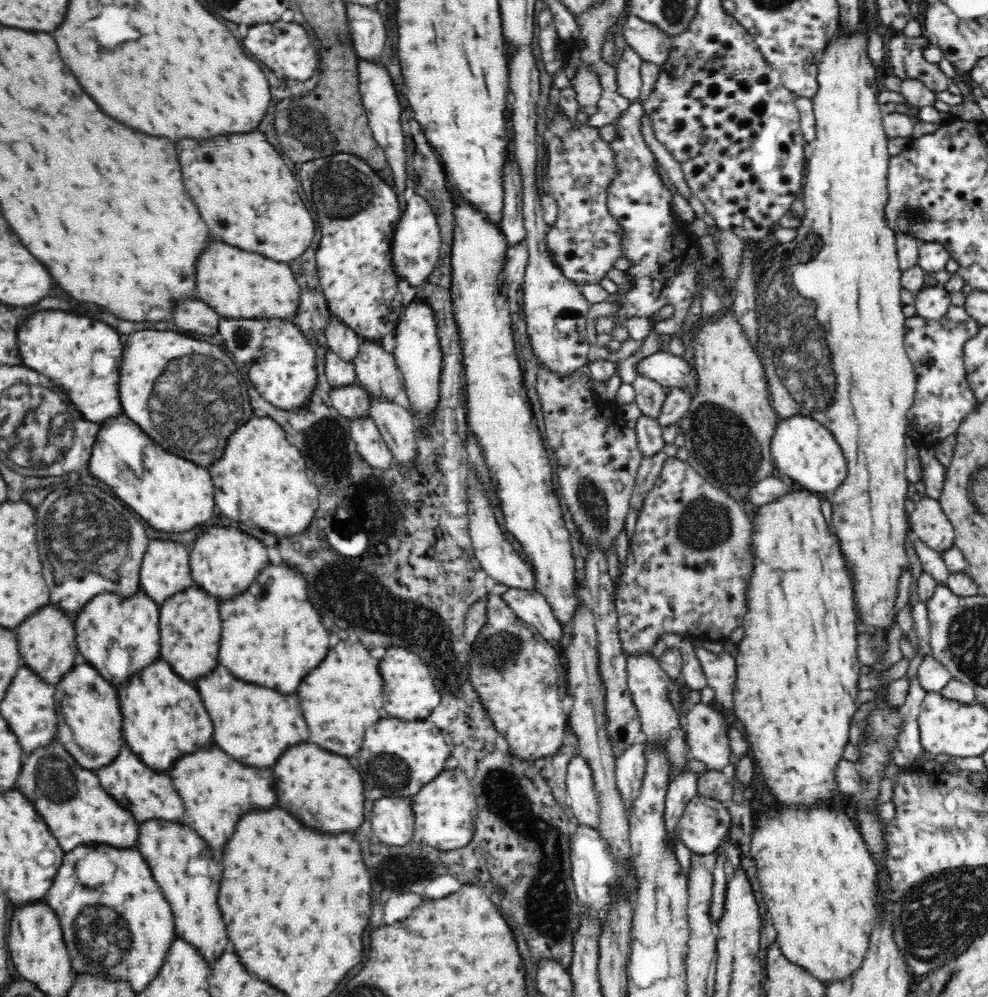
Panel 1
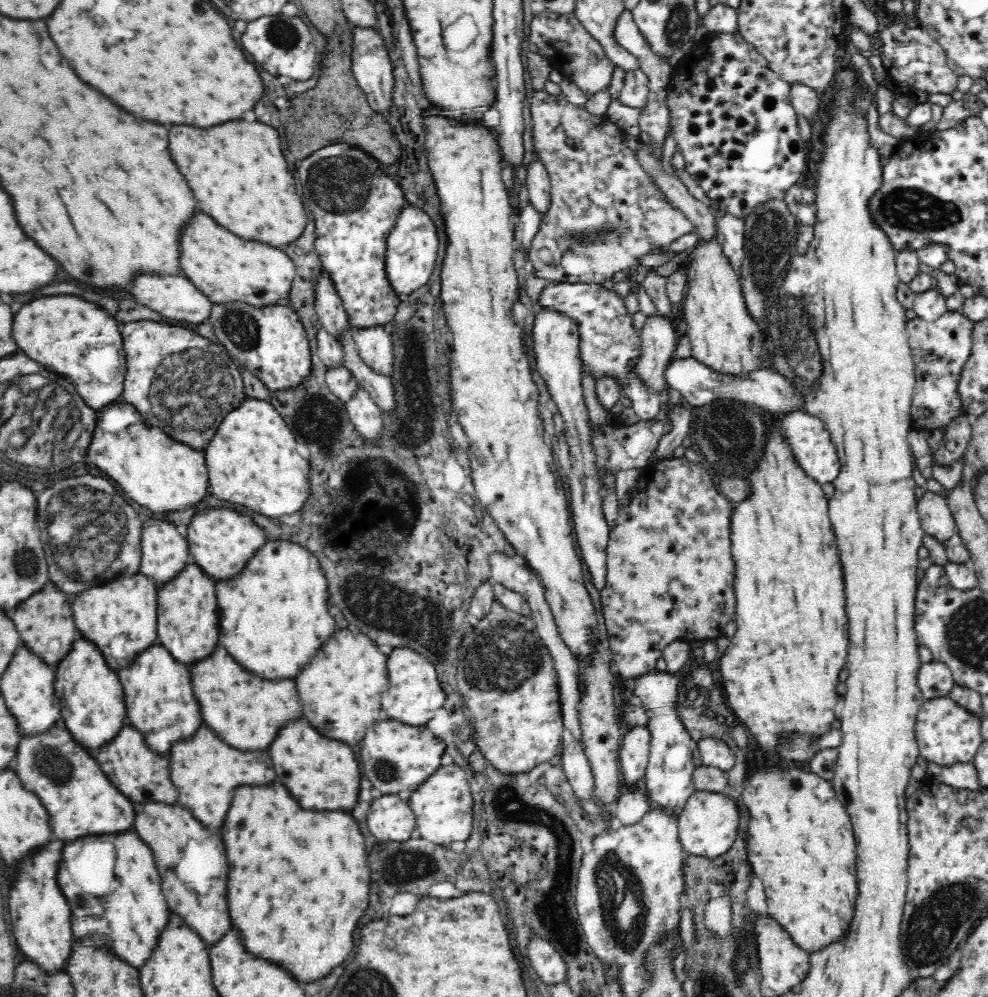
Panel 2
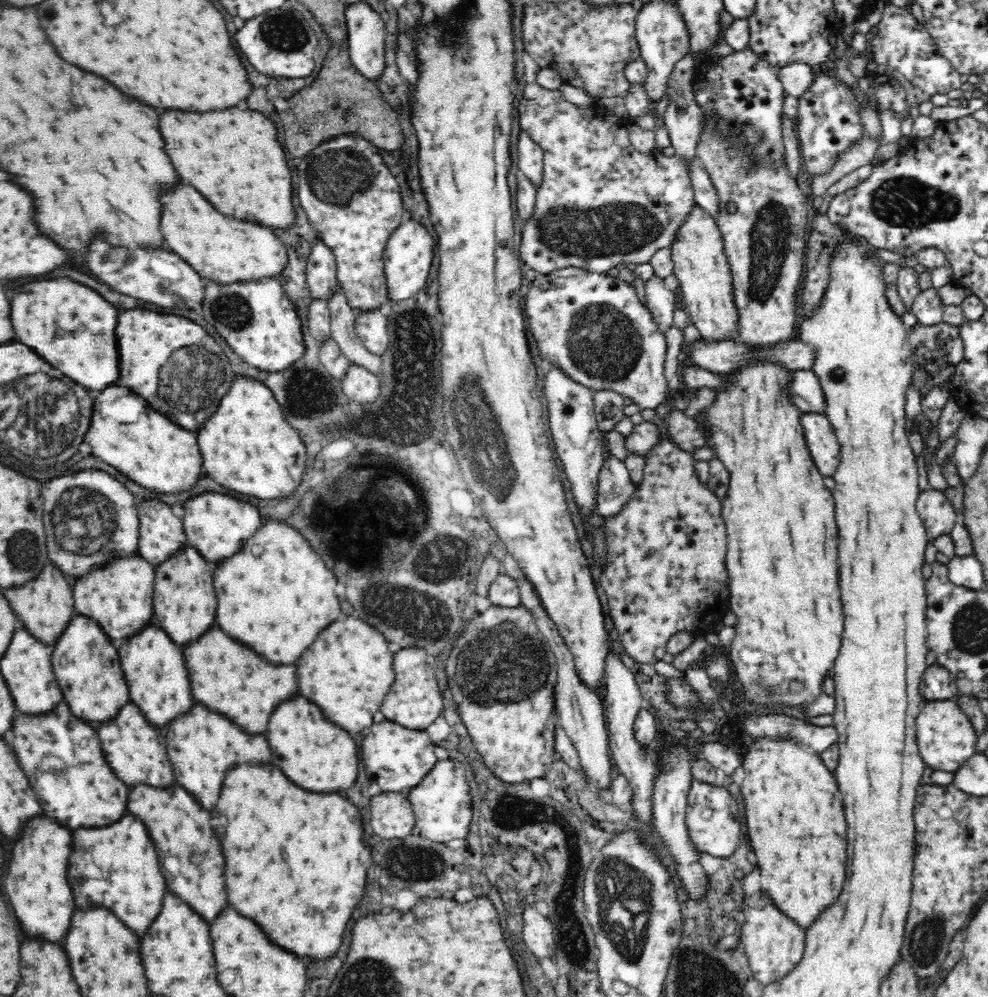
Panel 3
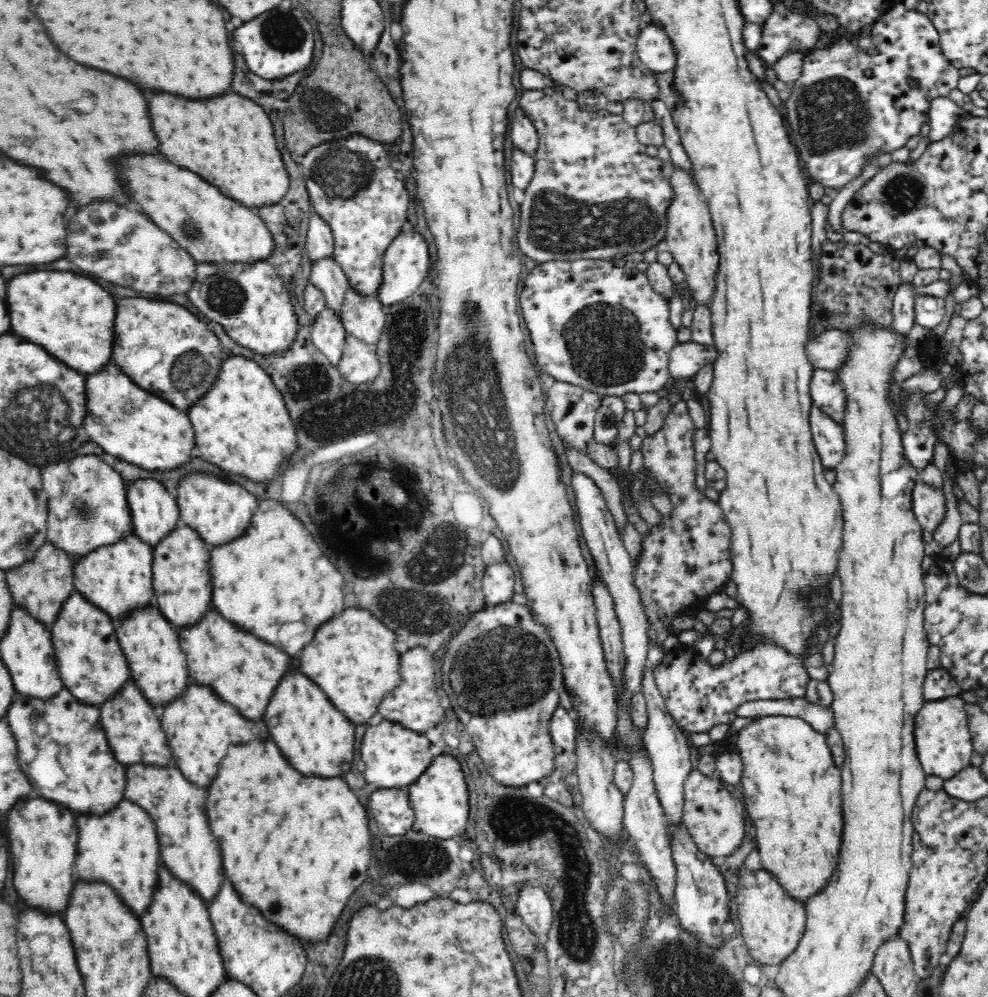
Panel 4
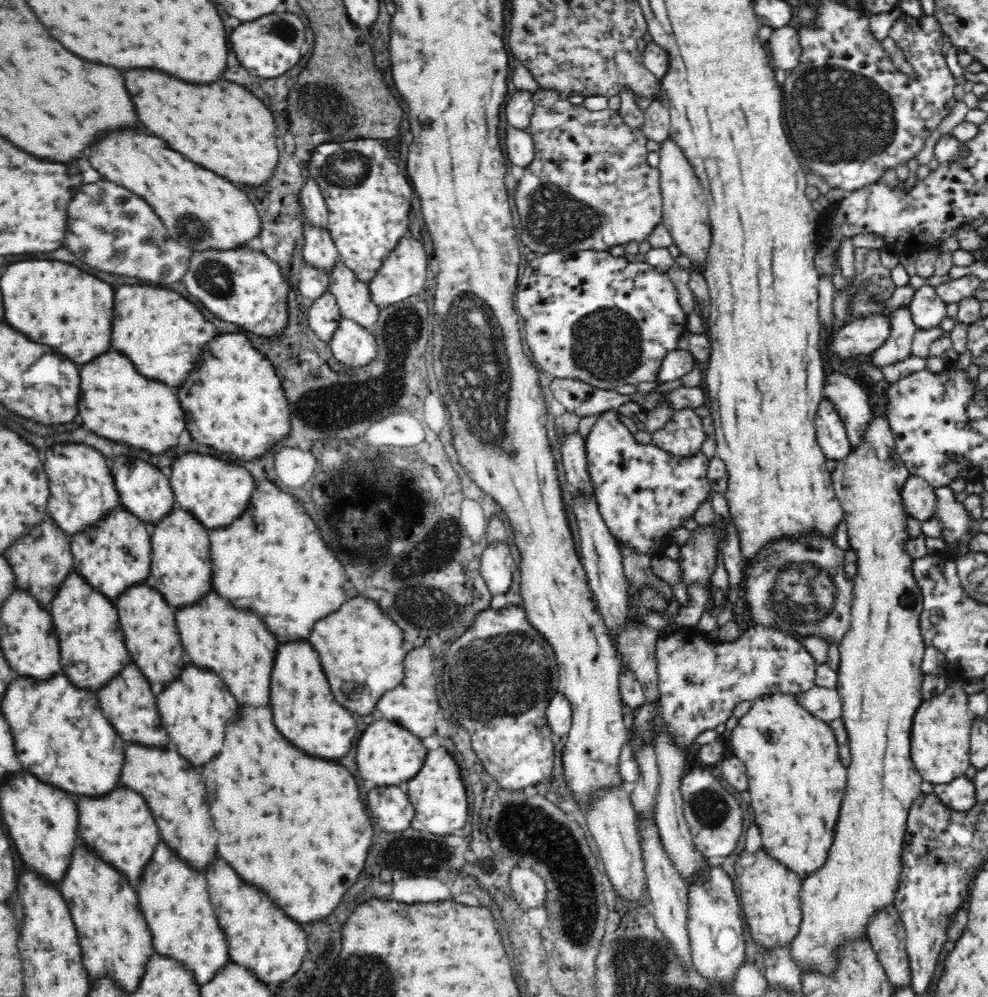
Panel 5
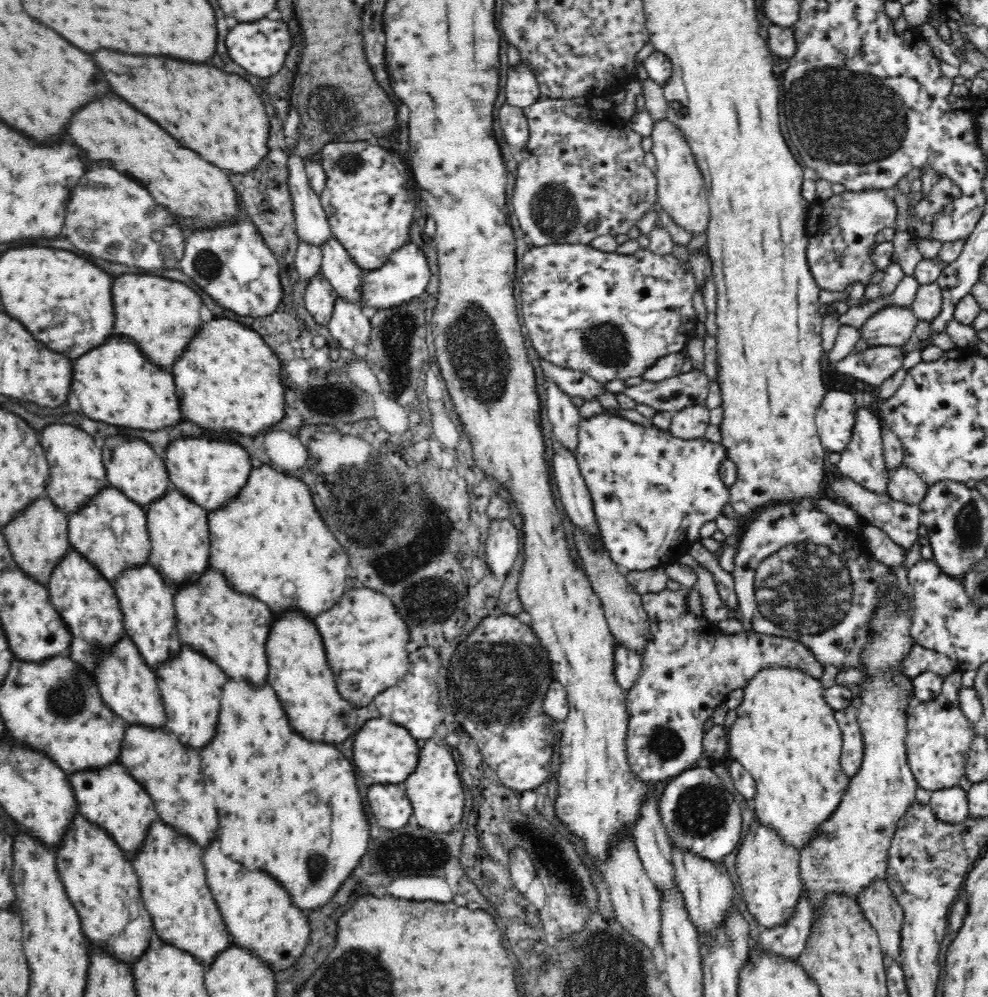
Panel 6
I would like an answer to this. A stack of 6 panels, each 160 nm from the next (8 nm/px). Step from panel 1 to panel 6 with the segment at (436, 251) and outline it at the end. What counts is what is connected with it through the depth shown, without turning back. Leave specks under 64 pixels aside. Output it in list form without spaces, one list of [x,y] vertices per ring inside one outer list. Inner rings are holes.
[[[410,242],[406,246],[396,249],[388,260],[376,270],[367,271],[363,275],[363,300],[365,308],[383,309],[400,306],[410,298],[420,296],[430,283],[431,272],[428,268],[426,255],[418,245]]]

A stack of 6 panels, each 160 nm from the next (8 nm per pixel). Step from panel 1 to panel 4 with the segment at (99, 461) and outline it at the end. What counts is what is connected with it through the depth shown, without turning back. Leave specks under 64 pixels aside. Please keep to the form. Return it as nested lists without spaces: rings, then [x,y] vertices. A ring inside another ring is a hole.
[[[108,364],[100,374],[86,378],[88,412],[84,420],[86,434],[106,454],[126,461],[143,471],[167,473],[188,464],[195,446],[195,432],[189,416],[140,390],[118,366]]]

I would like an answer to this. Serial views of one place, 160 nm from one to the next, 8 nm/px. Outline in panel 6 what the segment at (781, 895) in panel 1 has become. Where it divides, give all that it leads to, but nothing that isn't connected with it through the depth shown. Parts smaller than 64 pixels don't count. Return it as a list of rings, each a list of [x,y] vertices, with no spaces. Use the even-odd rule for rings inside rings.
[[[788,667],[762,669],[744,688],[742,704],[727,735],[731,760],[738,761],[756,781],[755,815],[764,827],[776,832],[783,844],[801,853],[814,844],[820,826],[831,818],[846,792],[849,776],[844,774],[840,757],[842,733],[835,712],[826,704],[820,679]]]

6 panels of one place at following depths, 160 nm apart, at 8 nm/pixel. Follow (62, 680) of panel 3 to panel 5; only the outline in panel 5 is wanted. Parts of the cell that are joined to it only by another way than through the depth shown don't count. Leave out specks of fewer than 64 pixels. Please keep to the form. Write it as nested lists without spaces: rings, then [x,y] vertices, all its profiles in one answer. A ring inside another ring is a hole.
[[[72,572],[65,578],[48,610],[58,637],[61,672],[75,687],[96,692],[106,686],[112,678],[118,676],[120,671],[131,662],[114,603],[102,593],[92,589],[79,574]]]

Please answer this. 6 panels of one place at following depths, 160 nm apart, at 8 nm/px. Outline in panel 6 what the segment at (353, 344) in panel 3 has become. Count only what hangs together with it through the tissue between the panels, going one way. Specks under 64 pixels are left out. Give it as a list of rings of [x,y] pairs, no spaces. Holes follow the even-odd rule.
[[[288,155],[288,186],[293,200],[299,243],[321,248],[333,238],[329,219],[321,205],[321,199],[310,188],[308,177],[304,174],[306,160],[298,155]]]

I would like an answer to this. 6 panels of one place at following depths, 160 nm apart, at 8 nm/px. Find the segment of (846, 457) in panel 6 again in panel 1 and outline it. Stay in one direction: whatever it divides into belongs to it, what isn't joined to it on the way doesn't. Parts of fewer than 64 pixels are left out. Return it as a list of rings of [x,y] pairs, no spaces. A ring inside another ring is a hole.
[[[658,351],[643,357],[636,366],[636,373],[672,389],[685,386],[694,395],[698,390],[697,374],[691,372],[690,366],[681,356],[667,351]]]

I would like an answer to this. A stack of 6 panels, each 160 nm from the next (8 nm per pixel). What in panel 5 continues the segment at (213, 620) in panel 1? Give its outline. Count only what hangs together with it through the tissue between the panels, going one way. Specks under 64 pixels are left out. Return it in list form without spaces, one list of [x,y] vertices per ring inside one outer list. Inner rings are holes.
[[[176,505],[168,516],[165,516],[158,524],[151,527],[151,571],[146,583],[156,591],[160,591],[164,595],[164,600],[168,605],[188,606],[192,602],[198,602],[204,594],[208,594],[212,590],[212,567],[210,554],[209,531],[206,527],[193,517],[188,511]]]

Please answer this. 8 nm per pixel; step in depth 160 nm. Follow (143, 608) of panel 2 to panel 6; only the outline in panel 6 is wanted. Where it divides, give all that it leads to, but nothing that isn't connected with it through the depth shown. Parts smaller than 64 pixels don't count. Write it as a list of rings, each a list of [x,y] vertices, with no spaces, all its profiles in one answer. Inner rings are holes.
[[[114,486],[100,491],[87,505],[67,517],[71,548],[98,569],[110,584],[126,570],[149,562],[151,540],[145,509]]]

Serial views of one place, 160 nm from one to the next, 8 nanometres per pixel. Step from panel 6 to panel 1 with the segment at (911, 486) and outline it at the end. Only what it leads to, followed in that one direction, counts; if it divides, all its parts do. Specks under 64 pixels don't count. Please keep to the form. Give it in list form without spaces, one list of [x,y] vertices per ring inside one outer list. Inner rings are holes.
[[[923,496],[909,514],[911,532],[928,548],[943,553],[955,544],[952,523],[944,515],[937,499]]]

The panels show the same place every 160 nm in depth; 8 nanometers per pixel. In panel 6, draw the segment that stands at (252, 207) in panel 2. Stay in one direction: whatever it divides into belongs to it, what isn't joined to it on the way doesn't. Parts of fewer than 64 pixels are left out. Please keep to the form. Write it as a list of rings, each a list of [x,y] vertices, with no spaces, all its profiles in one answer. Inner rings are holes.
[[[100,50],[94,54],[96,63],[110,80],[110,85],[116,94],[120,94],[126,102],[130,102],[136,110],[158,120],[158,124],[174,136],[184,148],[198,152],[204,160],[226,172],[246,174],[251,173],[262,160],[266,158],[269,148],[266,146],[270,139],[271,124],[264,112],[262,100],[254,92],[254,88],[236,74],[226,74],[222,70],[214,70],[206,64],[188,64],[172,58],[160,56],[130,56],[118,54],[110,50]]]

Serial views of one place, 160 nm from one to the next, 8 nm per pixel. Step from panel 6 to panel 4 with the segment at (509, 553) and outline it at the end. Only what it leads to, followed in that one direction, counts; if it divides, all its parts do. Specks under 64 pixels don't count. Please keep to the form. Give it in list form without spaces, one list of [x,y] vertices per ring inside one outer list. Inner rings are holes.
[[[505,560],[486,567],[481,588],[488,606],[496,606],[513,600],[514,594],[514,571]]]

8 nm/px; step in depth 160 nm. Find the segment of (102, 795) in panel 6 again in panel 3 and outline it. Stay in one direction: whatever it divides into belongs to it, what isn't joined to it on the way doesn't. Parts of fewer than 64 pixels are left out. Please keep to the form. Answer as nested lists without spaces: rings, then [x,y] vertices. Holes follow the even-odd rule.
[[[124,816],[112,826],[84,828],[74,830],[72,834],[74,850],[68,858],[70,866],[67,868],[67,879],[74,892],[75,908],[108,908],[138,938],[142,938],[156,920],[162,908],[162,898],[166,894],[164,876],[160,874],[158,866],[158,854],[146,826],[134,816]],[[84,898],[88,898],[92,906],[84,906]]]

